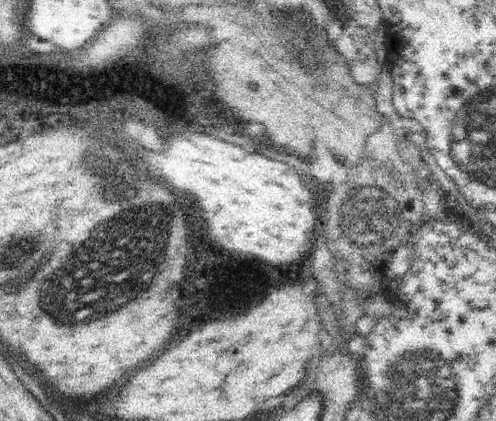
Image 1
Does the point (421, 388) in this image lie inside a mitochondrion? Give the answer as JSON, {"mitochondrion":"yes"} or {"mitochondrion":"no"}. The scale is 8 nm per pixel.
{"mitochondrion":"yes"}

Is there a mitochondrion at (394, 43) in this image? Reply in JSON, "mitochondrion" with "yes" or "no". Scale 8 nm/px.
{"mitochondrion":"no"}

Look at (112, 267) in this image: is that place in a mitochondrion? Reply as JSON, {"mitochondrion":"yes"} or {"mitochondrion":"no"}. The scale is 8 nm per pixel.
{"mitochondrion":"yes"}

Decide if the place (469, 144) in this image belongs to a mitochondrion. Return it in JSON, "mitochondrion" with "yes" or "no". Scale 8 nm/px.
{"mitochondrion":"yes"}

